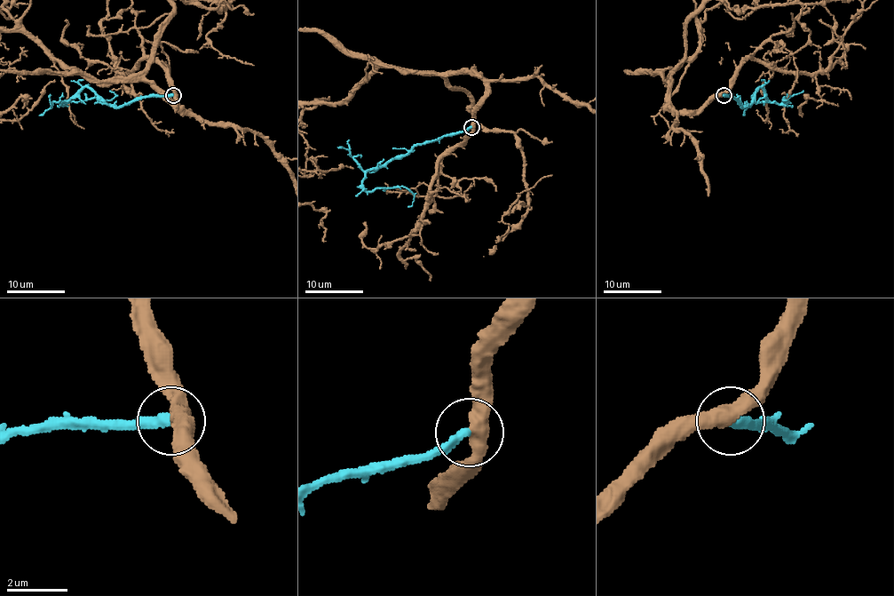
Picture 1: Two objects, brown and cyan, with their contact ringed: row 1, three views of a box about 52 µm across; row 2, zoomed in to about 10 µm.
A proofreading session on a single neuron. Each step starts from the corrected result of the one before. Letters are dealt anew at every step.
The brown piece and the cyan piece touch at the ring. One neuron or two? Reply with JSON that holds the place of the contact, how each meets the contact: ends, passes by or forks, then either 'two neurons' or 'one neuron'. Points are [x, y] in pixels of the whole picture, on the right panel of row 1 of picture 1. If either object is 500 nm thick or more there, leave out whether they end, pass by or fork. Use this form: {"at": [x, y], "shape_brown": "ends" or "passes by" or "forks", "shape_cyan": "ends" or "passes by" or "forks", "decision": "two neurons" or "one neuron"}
{"at": [723, 95], "shape_brown": "passes by", "shape_cyan": "ends", "decision": "one neuron"}

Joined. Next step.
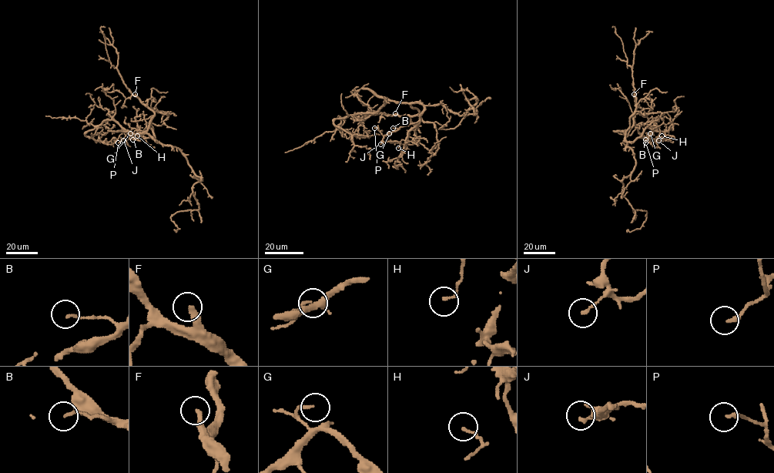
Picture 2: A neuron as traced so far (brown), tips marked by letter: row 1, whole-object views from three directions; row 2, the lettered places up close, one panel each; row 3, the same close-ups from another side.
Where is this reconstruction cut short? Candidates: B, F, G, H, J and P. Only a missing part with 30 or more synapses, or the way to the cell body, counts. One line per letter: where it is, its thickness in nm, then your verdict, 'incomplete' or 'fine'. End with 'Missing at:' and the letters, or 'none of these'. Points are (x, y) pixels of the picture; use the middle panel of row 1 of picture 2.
B: (393, 128) | 120 nm | fine
F: (395, 113) | 320 nm | incomplete
G: (389, 133) | 130 nm | fine
H: (398, 148) | 130 nm | fine
J: (380, 144) | 160 nm | fine
P: (374, 128) | 200 nm | fine
Missing at: F

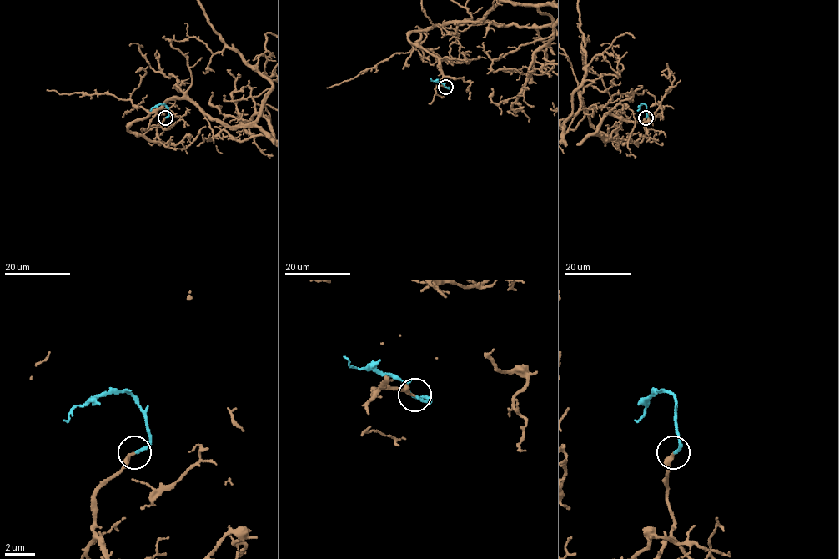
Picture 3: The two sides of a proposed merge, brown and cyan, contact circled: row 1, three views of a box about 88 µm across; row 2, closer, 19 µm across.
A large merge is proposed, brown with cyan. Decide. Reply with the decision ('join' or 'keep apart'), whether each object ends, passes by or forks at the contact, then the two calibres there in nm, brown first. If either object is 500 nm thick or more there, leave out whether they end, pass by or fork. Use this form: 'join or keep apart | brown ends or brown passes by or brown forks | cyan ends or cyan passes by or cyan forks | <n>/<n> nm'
join | brown ends | cyan ends | 280/180 nm

